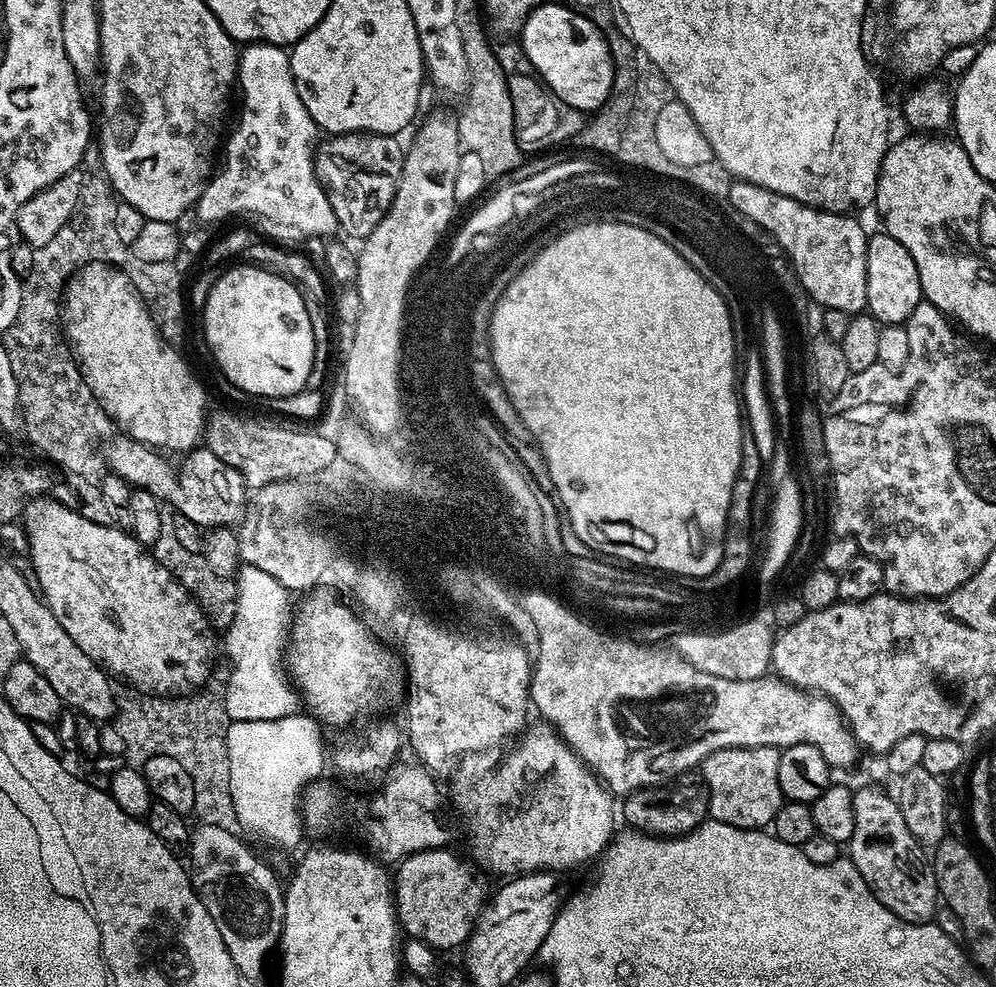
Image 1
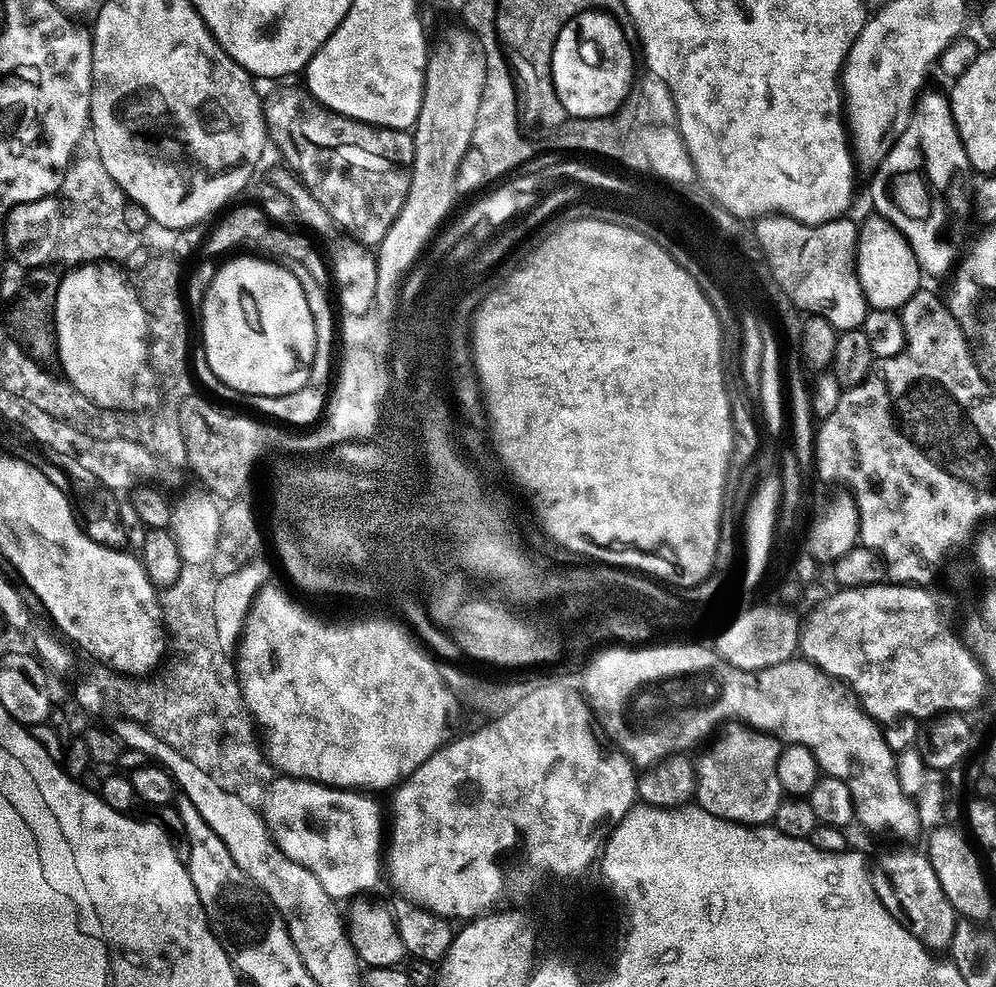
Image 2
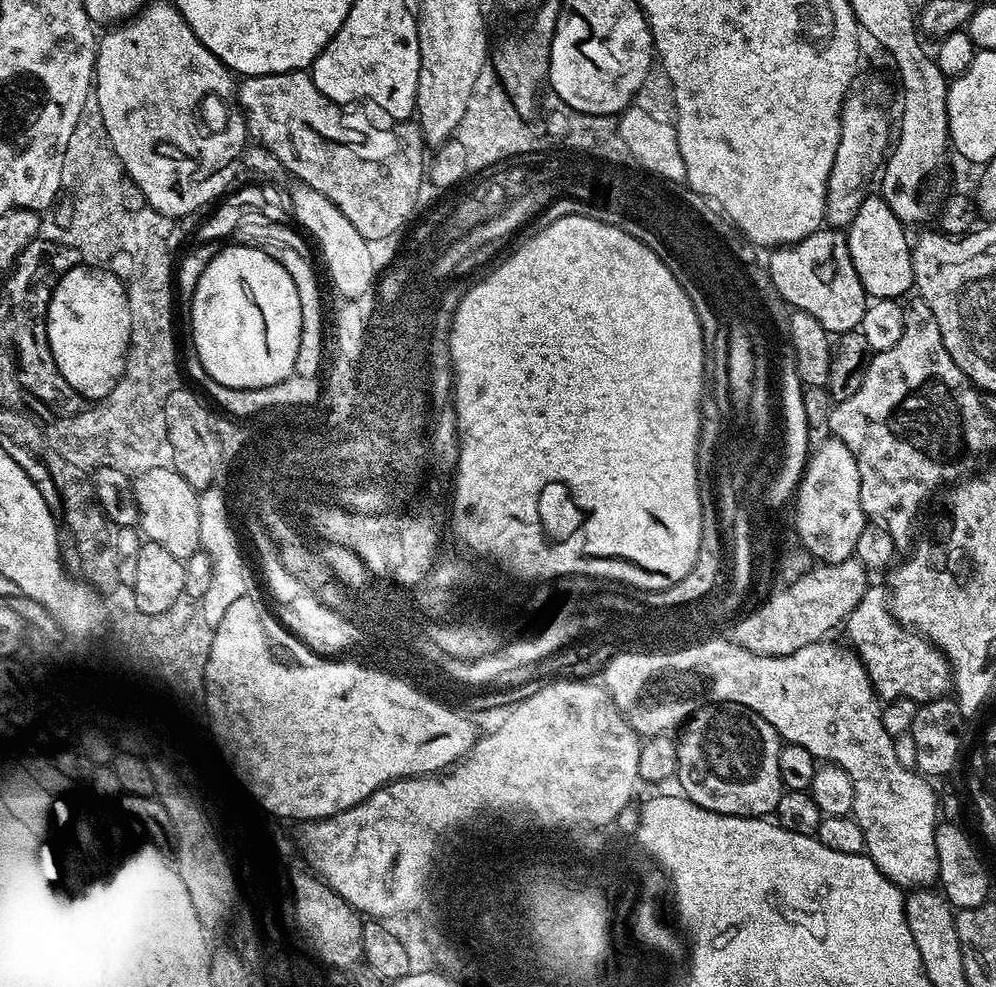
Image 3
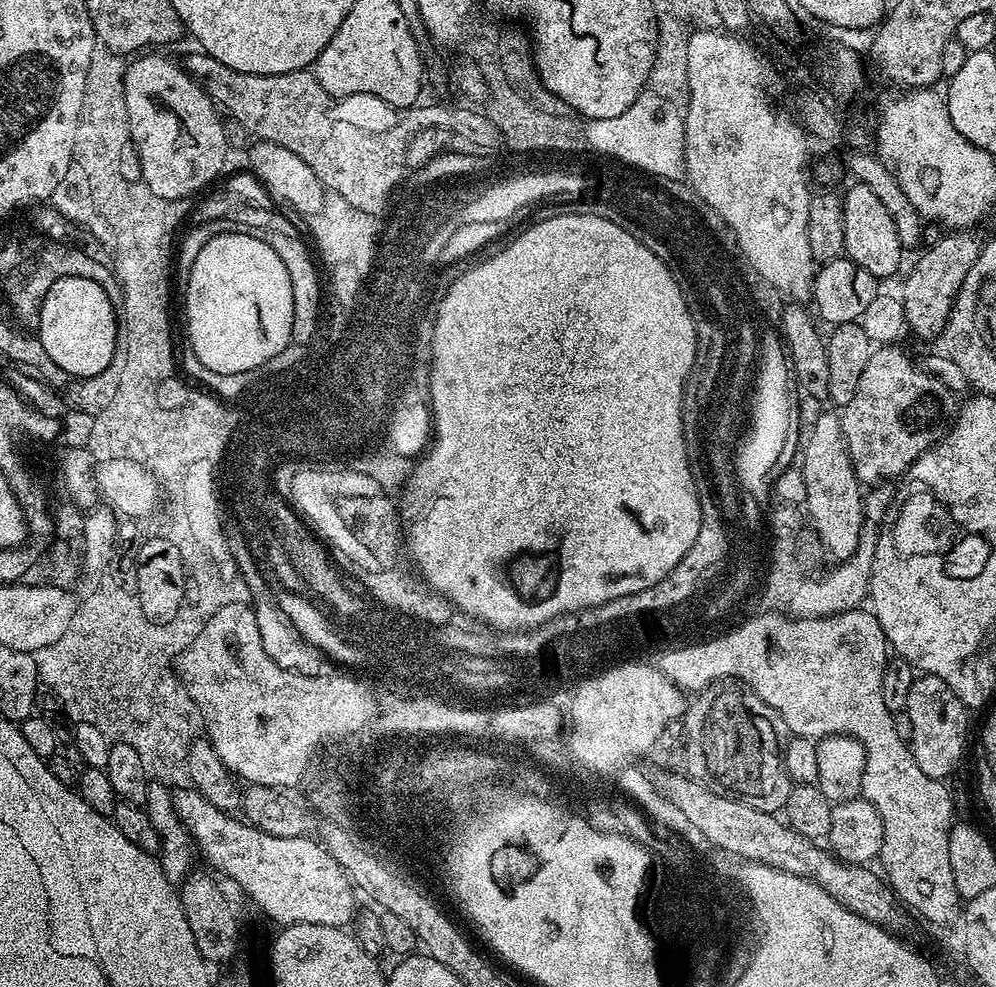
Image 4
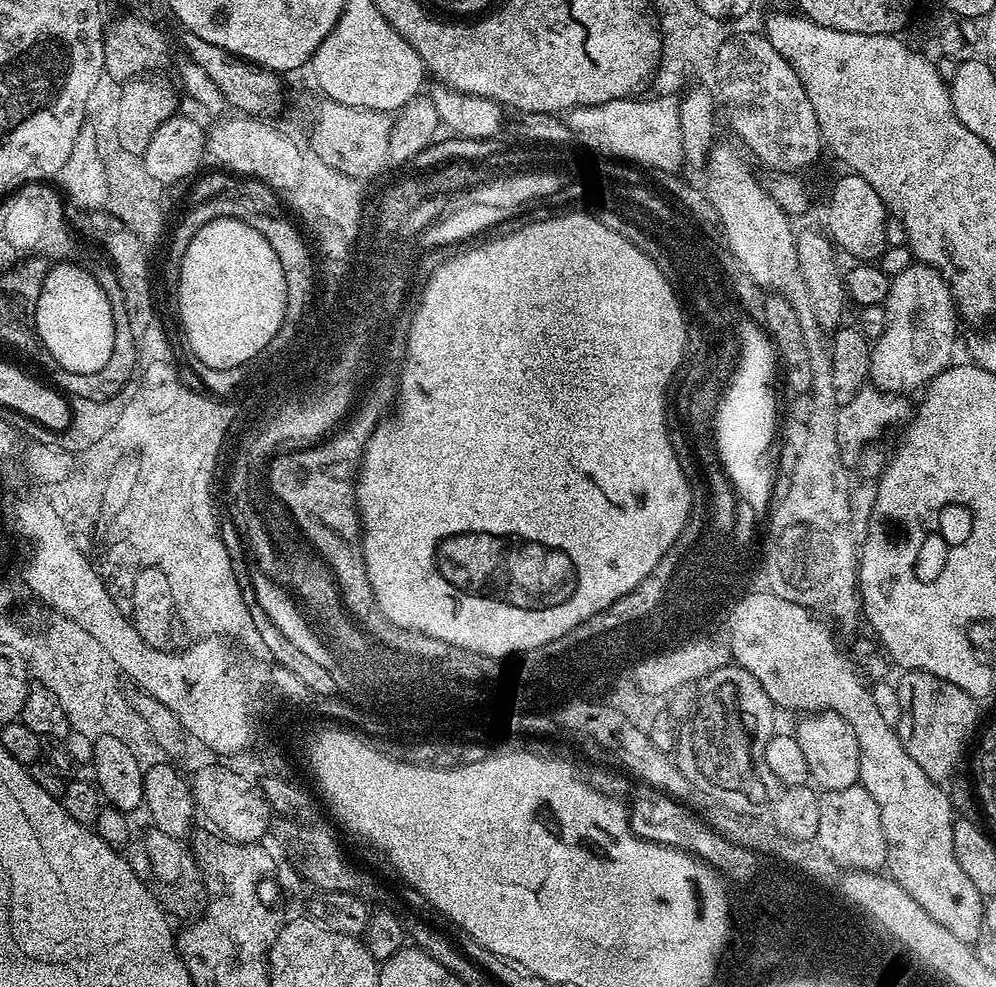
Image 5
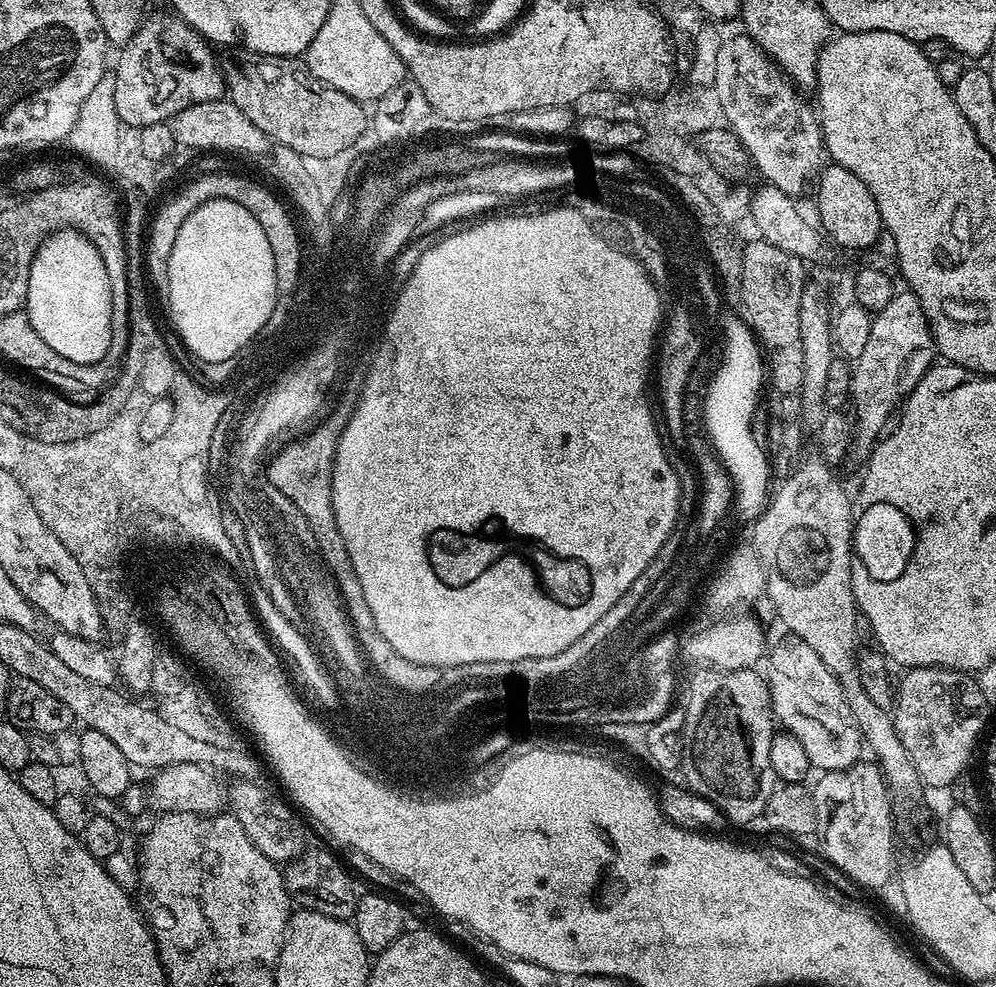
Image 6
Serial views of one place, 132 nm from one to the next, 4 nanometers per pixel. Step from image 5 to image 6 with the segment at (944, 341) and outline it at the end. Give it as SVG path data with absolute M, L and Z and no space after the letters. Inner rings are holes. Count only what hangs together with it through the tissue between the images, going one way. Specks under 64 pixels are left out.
M911 290L897 291L896 295L890 298L890 302L886 302L886 306L882 306L882 310L873 315L870 338L862 354L858 354L858 358L852 364L850 404L851 407L856 407L854 424L864 424L866 436L872 436L879 441L879 431L883 422L901 407L902 401L912 393L914 386L918 386L918 382L927 374L937 356L936 339L932 336L932 330L928 326L928 316L924 312L924 307L920 305L919 298Z

